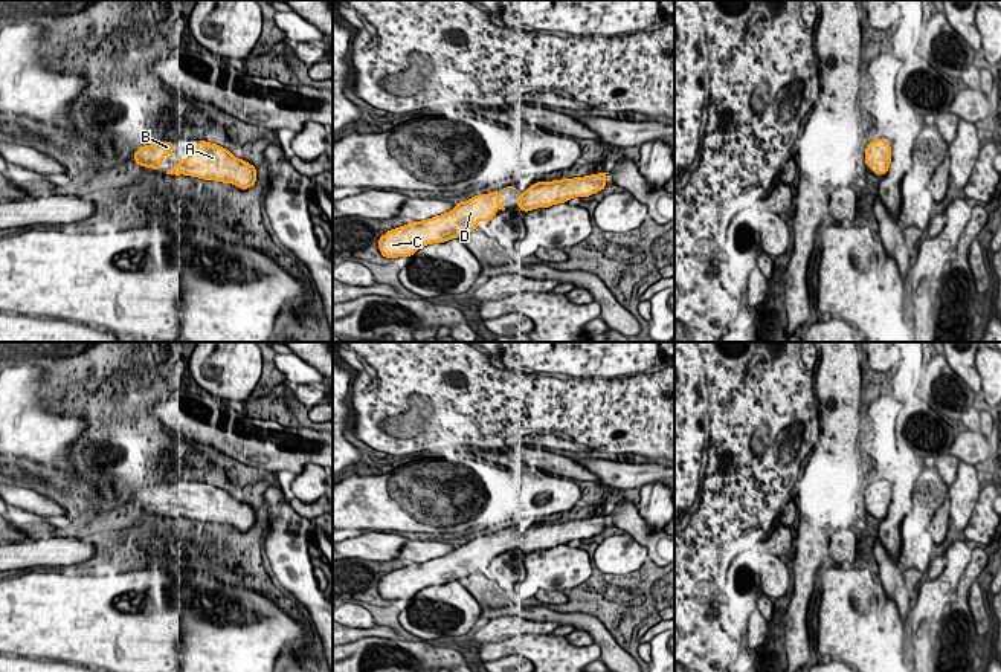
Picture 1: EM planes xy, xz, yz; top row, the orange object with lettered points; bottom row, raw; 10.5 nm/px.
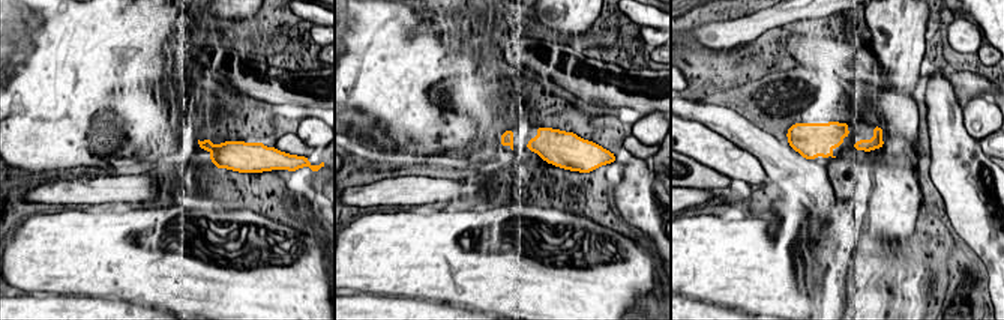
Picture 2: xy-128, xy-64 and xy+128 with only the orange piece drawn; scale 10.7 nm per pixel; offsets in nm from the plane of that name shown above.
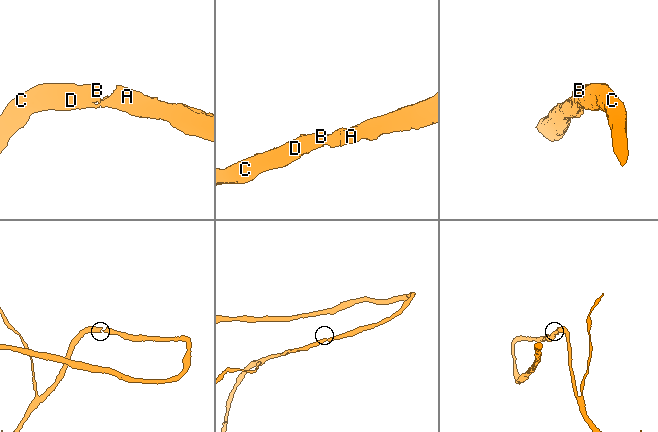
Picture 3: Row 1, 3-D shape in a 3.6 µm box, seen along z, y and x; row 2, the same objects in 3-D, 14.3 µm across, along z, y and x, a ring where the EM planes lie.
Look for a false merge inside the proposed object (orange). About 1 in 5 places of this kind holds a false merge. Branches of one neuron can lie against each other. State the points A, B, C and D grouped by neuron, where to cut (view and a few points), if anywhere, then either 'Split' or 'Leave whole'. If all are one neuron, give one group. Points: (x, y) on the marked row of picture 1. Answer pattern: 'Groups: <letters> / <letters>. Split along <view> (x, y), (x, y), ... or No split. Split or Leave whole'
Groups: A B C D. No split. Leave whole

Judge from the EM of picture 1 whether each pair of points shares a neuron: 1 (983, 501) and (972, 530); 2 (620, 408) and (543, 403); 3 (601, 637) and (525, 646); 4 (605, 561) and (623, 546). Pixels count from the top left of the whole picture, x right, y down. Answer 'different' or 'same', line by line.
1: same
2: same
3: different
4: same

